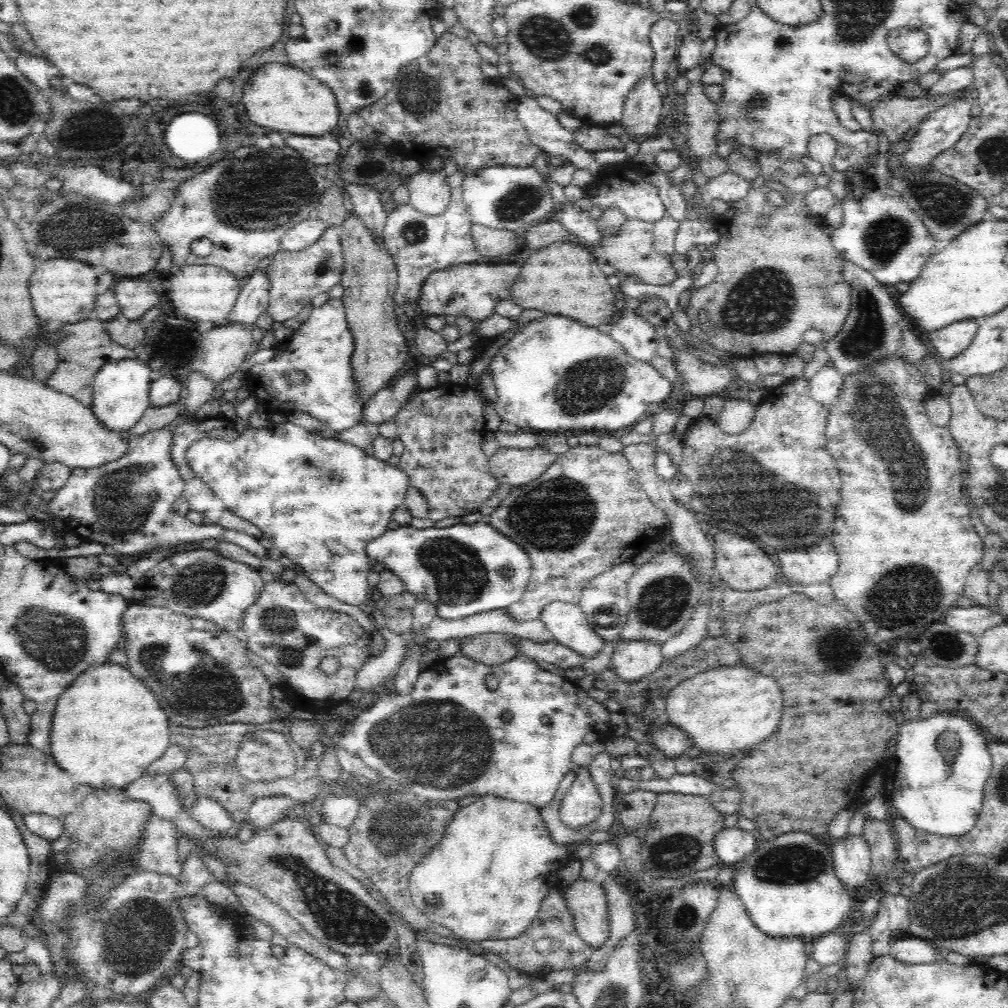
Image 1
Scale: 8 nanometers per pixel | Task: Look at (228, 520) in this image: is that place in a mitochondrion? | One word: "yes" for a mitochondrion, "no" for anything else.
no

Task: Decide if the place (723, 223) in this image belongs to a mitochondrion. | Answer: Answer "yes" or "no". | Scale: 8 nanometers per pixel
no

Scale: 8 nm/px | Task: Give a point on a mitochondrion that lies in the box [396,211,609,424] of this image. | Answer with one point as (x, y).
(414, 231)

